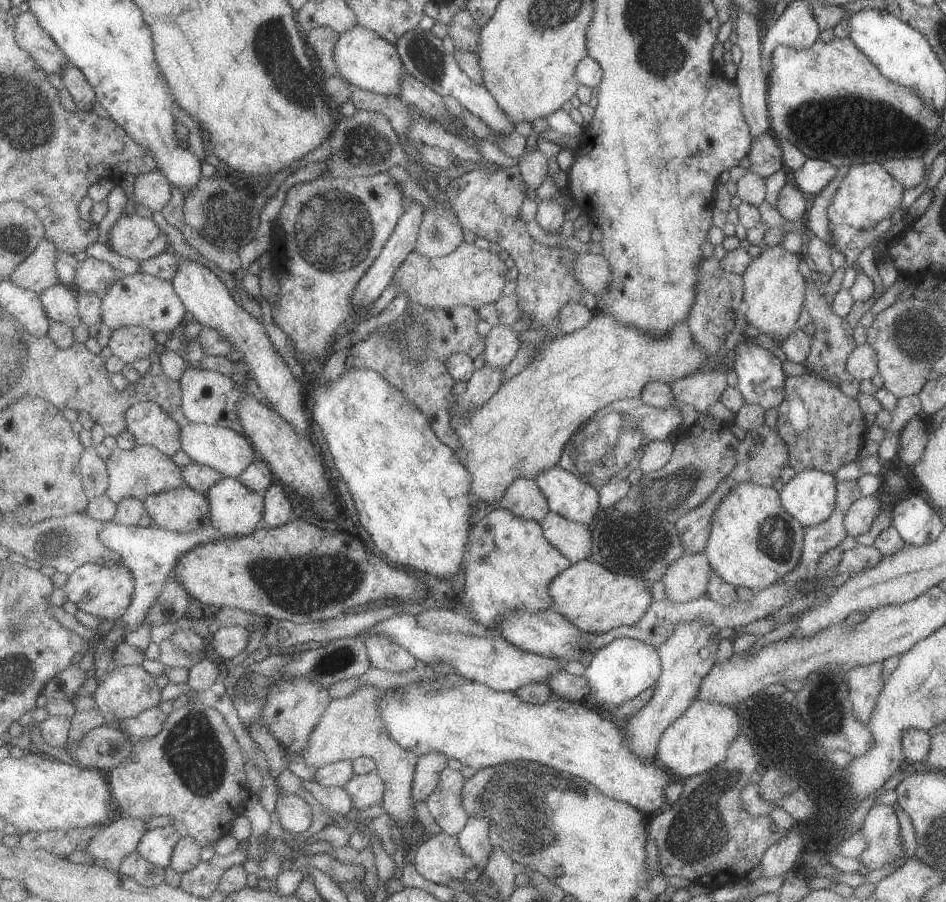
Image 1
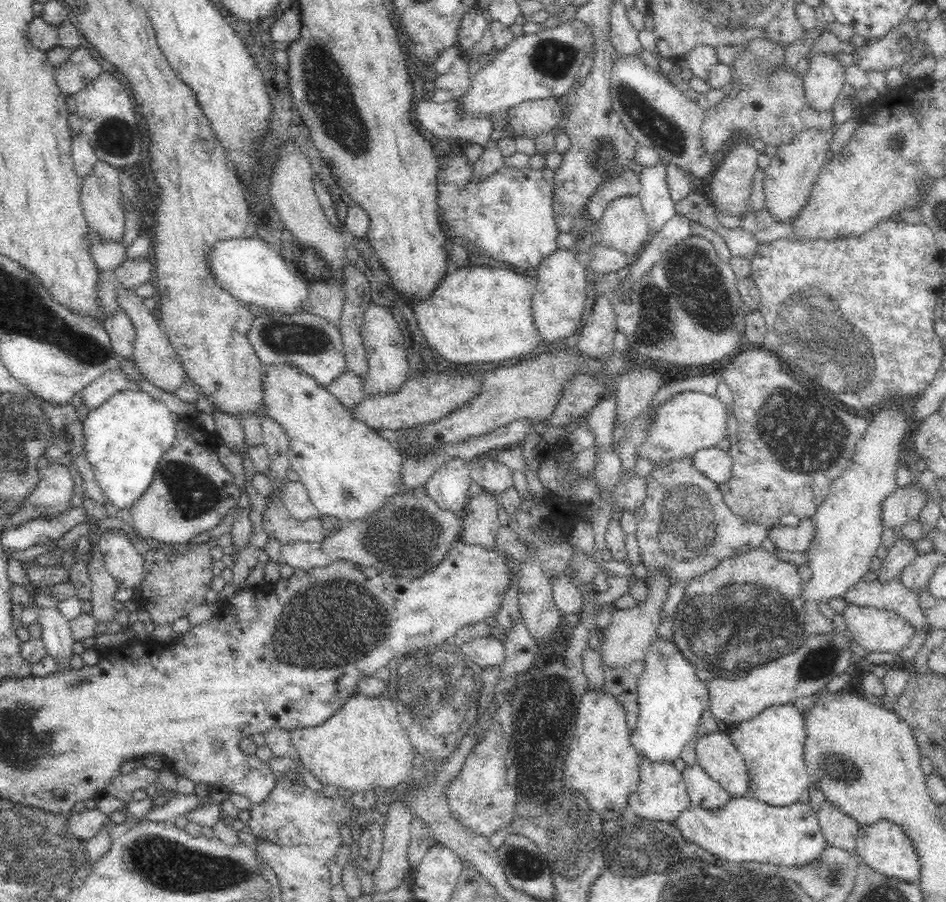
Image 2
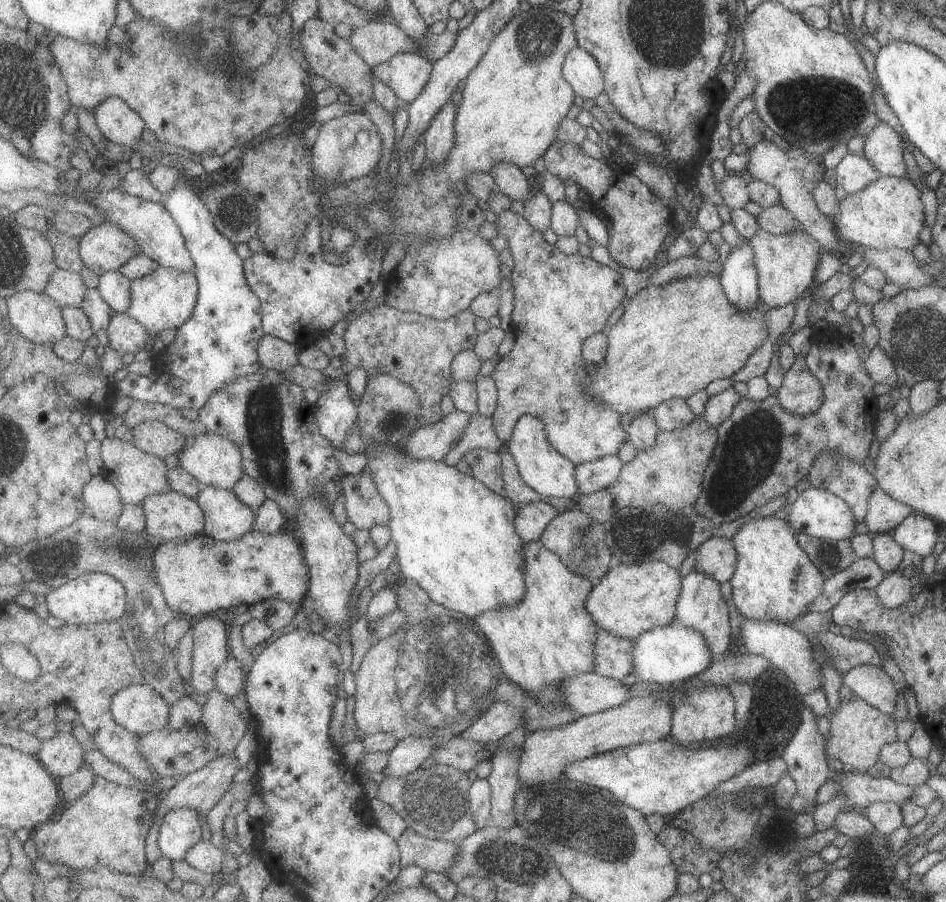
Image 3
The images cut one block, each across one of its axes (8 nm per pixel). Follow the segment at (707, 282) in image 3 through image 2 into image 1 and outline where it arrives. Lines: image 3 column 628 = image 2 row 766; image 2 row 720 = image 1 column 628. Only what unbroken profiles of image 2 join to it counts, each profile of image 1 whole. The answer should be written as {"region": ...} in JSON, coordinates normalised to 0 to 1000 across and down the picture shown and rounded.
{"region":[[[631,346],[619,364],[608,369],[603,369],[601,371],[596,370],[587,378],[584,378],[581,381],[577,381],[577,384],[575,384],[575,388],[569,392],[569,397],[564,398],[562,404],[554,410],[554,412],[551,412],[548,417],[540,419],[538,422],[535,422],[531,427],[529,435],[526,435],[520,443],[517,443],[516,448],[502,453],[496,462],[482,462],[479,465],[479,471],[481,472],[482,479],[486,482],[488,492],[490,493],[490,503],[488,502],[488,506],[490,507],[495,519],[502,528],[501,548],[503,548],[504,554],[510,554],[512,558],[527,558],[536,549],[537,542],[545,534],[545,532],[551,530],[568,532],[568,530],[573,525],[573,522],[592,516],[596,506],[597,497],[604,486],[608,482],[608,479],[619,470],[622,465],[625,465],[630,457],[642,451],[645,447],[649,447],[652,443],[658,442],[677,442],[679,433],[685,425],[696,422],[709,427],[717,420],[722,420],[723,418],[733,416],[735,412],[740,411],[749,401],[749,399],[753,398],[754,395],[748,392],[745,389],[745,386],[741,385],[741,381],[734,377],[726,355],[715,358],[700,373],[691,373],[686,371],[685,369],[680,369],[677,365],[673,365],[668,360],[658,359],[646,348]]]}

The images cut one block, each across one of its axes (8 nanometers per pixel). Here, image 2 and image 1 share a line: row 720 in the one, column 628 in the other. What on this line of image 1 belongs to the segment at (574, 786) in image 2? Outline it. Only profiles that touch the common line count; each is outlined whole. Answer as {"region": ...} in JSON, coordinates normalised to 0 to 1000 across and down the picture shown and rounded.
{"region":[[[617,620],[611,625],[606,625],[605,630],[596,633],[582,647],[582,657],[588,664],[584,676],[596,680],[607,692],[627,703],[647,700],[662,693],[667,695],[687,676],[691,667],[689,649],[689,645],[677,637],[655,637]]]}

